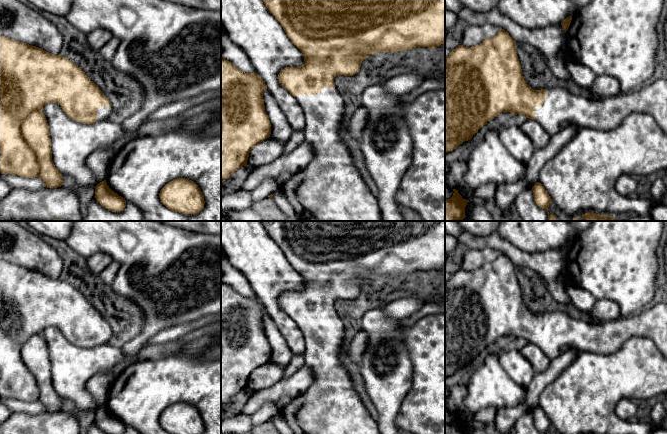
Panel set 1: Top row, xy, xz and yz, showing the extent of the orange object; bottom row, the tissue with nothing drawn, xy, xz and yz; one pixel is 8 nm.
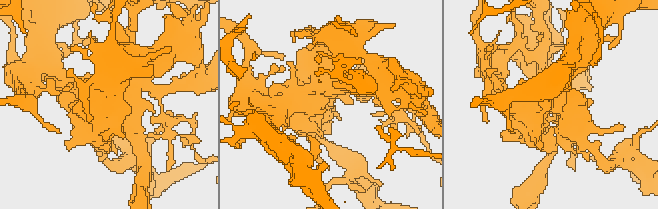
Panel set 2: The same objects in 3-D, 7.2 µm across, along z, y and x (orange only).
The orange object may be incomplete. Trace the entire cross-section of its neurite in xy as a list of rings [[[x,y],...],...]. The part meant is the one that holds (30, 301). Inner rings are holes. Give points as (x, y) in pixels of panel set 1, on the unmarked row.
[[[0,259],[0,397],[40,401],[46,412],[57,412],[63,409],[63,401],[52,385],[49,350],[42,336],[47,327],[60,329],[69,342],[83,348],[109,344],[112,337],[108,322],[71,284]]]

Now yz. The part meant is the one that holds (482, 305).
[[[500,252],[494,261],[487,262],[473,271],[459,269],[445,282],[445,378],[471,364],[481,351],[502,336],[511,336],[513,340],[522,338],[530,344],[535,344],[550,360],[556,359],[568,349],[575,349],[578,353],[610,355],[618,351],[628,339],[646,337],[653,341],[659,354],[667,358],[667,303],[658,299],[637,314],[599,324],[576,319],[563,310],[535,314],[527,308],[522,299],[516,266],[507,255]]]

